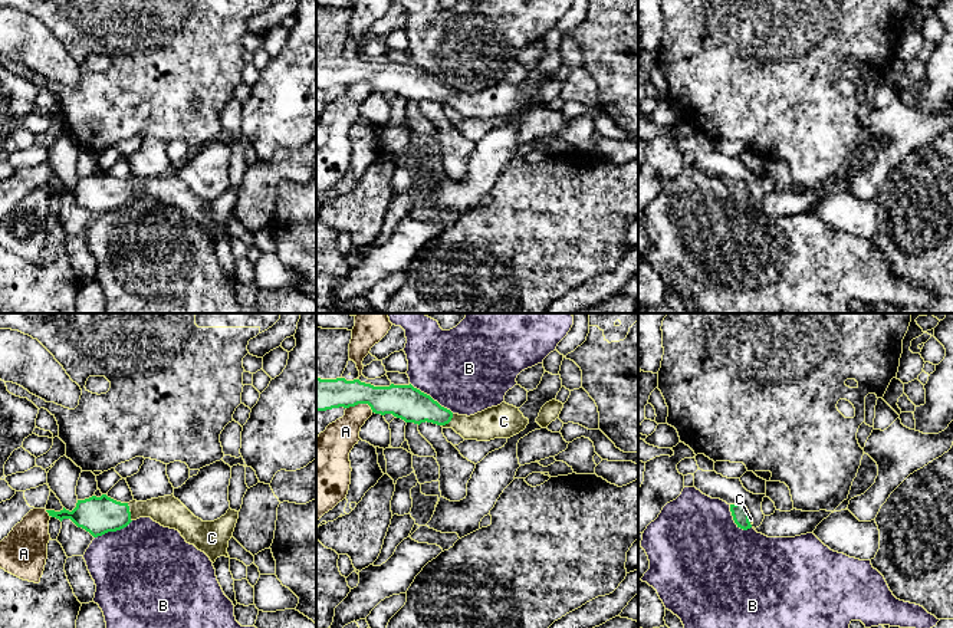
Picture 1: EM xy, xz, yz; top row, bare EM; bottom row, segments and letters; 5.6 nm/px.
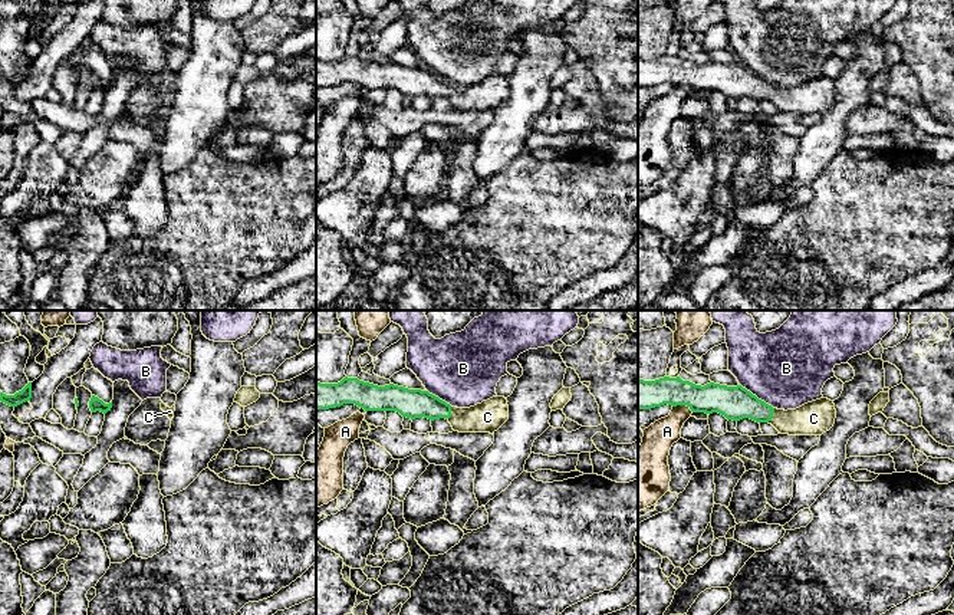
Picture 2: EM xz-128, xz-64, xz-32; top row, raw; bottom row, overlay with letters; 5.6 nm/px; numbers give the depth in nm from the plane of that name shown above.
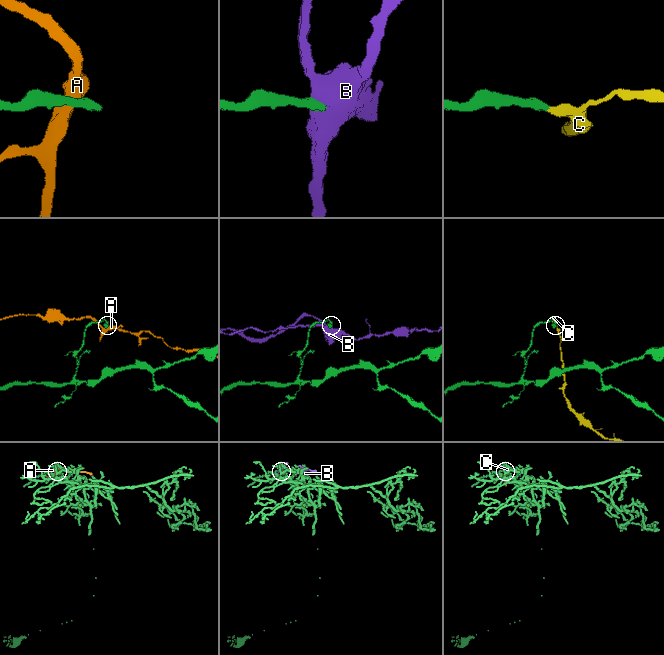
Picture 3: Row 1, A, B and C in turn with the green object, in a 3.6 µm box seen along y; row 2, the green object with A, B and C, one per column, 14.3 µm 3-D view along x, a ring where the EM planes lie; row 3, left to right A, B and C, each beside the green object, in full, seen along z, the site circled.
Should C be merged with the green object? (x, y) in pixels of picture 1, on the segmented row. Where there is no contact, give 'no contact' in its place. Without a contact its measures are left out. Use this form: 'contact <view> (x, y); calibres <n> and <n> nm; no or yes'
contact xy (130, 512); calibres 200 and 170 nm; yes

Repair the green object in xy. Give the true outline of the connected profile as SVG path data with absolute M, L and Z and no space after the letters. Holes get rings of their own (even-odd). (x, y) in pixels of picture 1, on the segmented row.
M102 494L101 497L92 496L78 500L72 512L65 507L60 512L46 512L60 522L70 519L78 527L85 529L93 537L121 530L139 517L151 517L164 527L178 530L187 543L204 552L213 563L220 556L230 558L227 553L229 540L239 519L239 512L229 509L220 519L203 522L174 494L147 502L132 500L129 503L121 503Z

